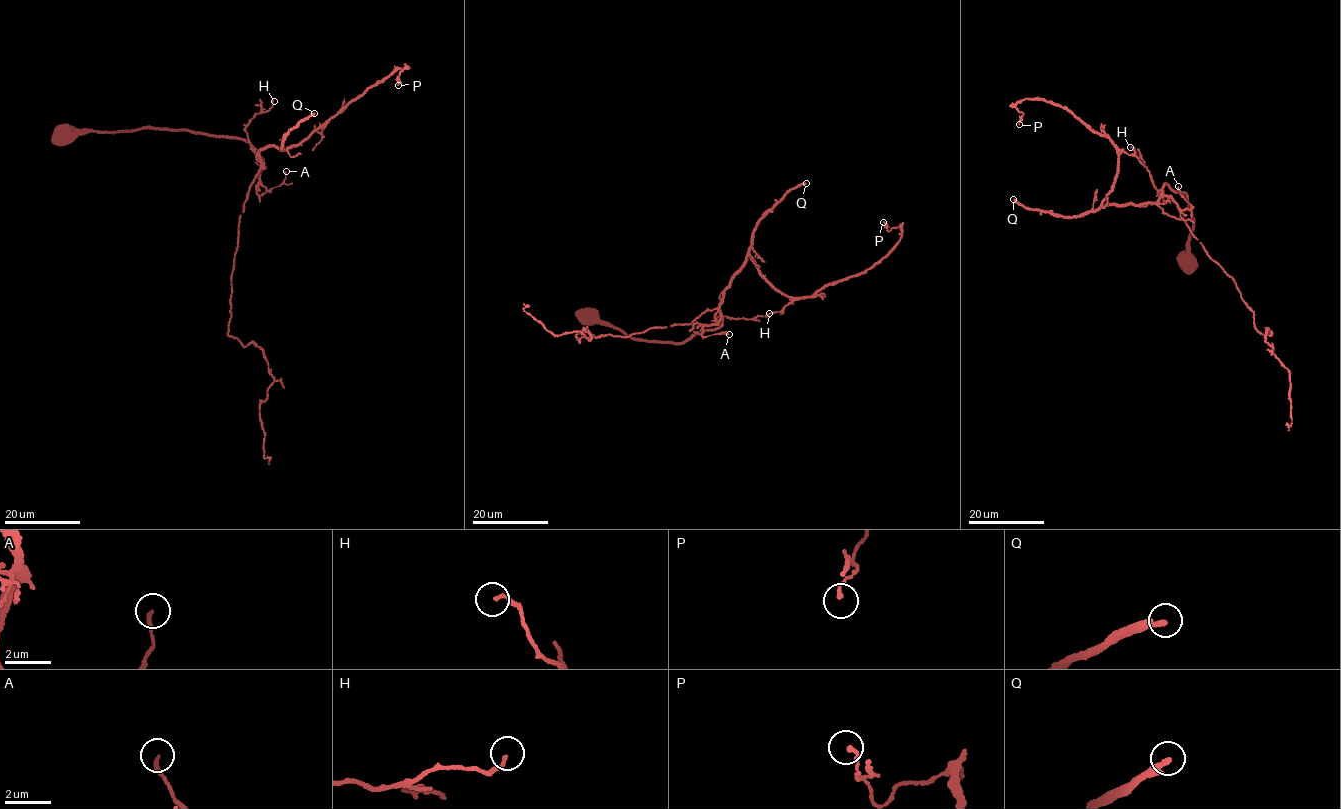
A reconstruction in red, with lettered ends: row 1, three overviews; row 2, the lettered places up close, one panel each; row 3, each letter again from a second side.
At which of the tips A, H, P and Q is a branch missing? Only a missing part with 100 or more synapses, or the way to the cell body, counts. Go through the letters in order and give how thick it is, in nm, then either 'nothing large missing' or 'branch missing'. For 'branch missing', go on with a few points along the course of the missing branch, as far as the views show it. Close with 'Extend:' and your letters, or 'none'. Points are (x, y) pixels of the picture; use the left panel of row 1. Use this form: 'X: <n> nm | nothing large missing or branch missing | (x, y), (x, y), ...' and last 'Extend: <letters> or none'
A: 150 nm | nothing large missing
H: 140 nm | nothing large missing
P: 130 nm | nothing large missing
Q: 280 nm | branch missing
Extend: Q

